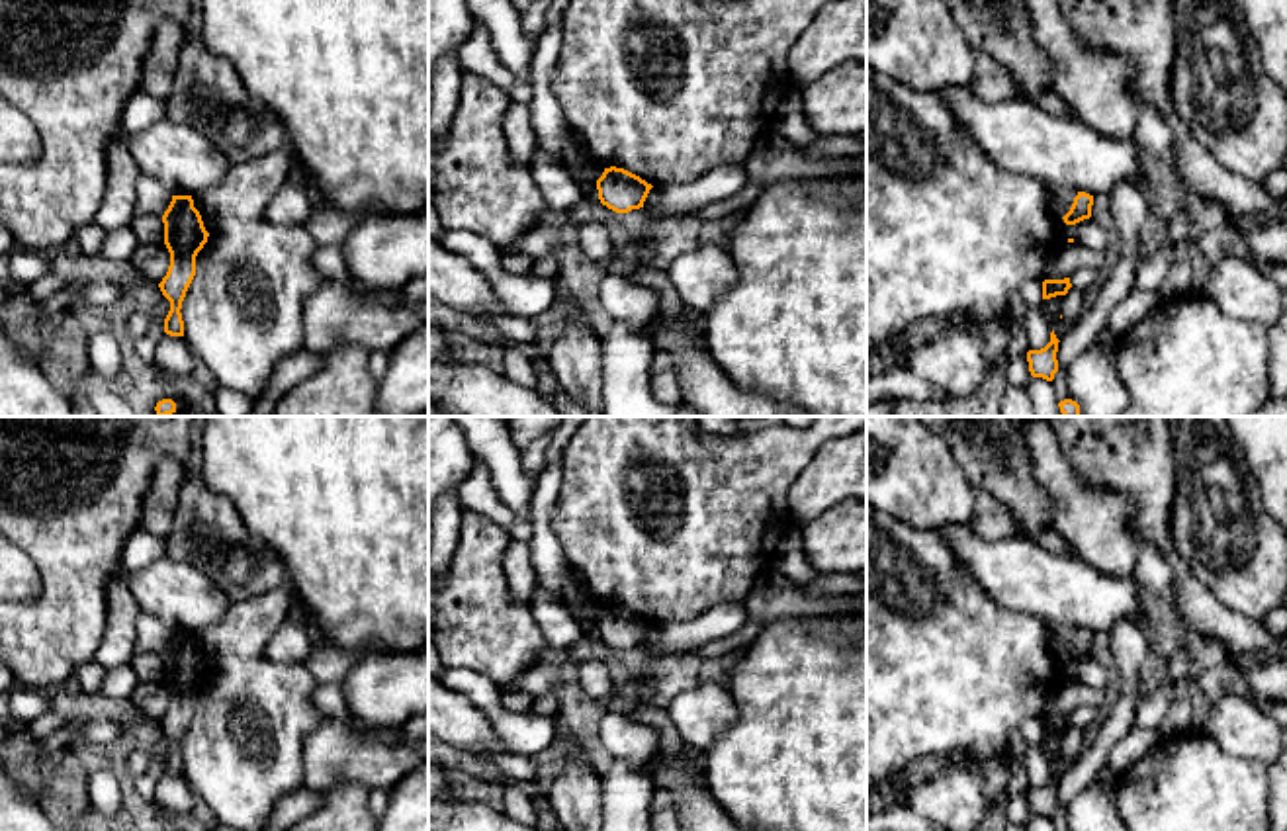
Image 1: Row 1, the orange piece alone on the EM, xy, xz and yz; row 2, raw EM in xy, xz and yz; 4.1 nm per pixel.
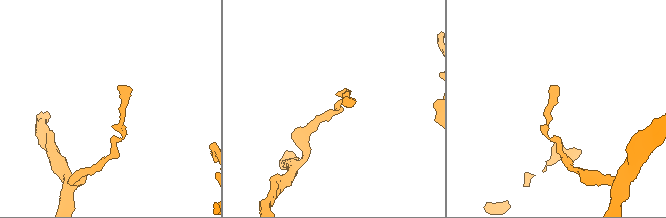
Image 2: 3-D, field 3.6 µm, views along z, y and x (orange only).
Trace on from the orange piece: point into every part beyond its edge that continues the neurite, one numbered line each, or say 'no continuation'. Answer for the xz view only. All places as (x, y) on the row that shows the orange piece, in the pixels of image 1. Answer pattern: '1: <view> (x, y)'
no continuation

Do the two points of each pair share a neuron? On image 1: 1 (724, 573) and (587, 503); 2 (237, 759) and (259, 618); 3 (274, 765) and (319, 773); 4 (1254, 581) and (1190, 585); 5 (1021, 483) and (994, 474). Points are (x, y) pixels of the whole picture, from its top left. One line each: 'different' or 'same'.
1: same
2: same
3: different
4: different
5: same

